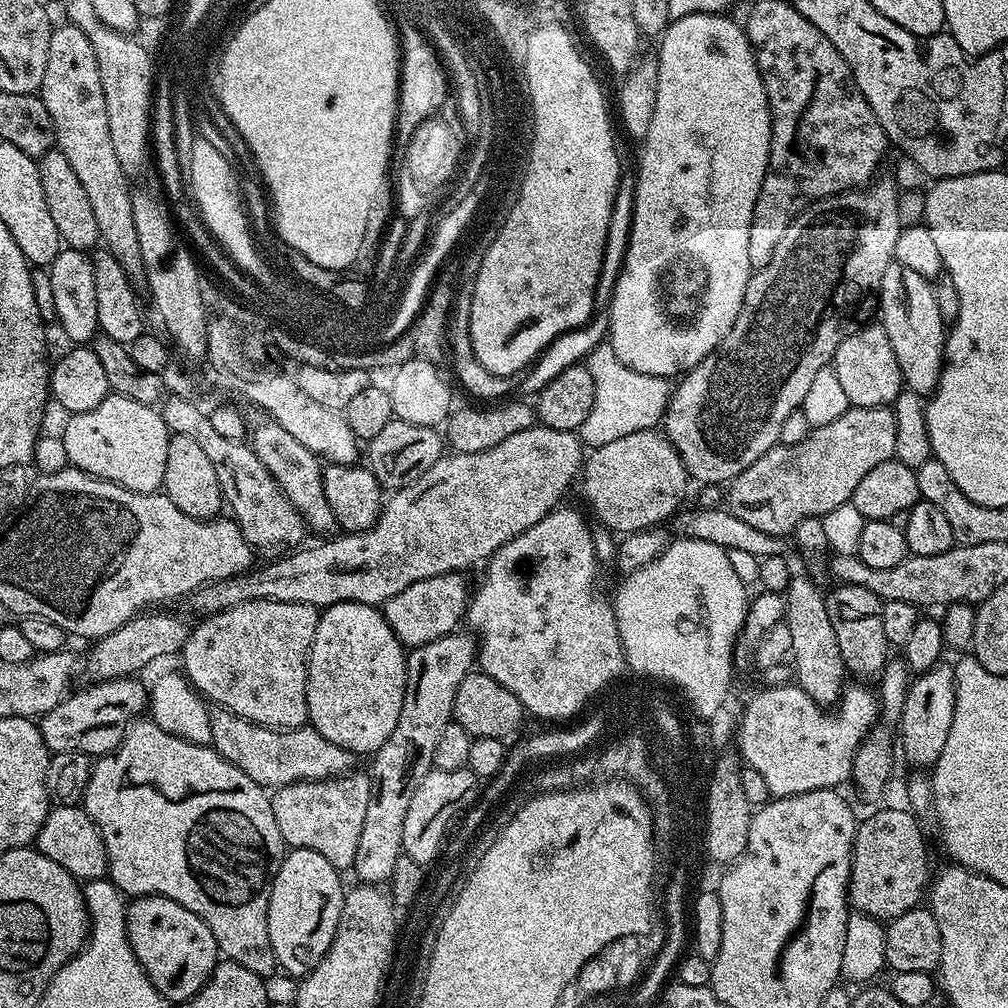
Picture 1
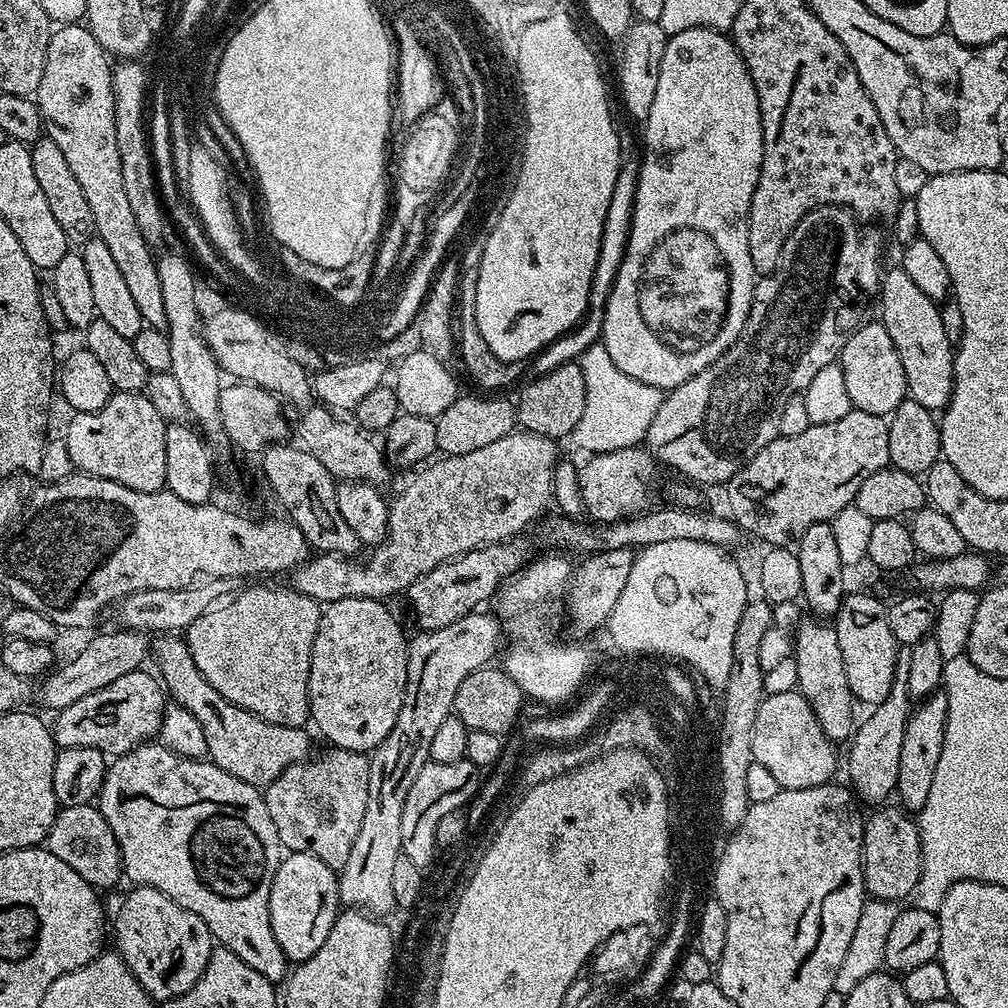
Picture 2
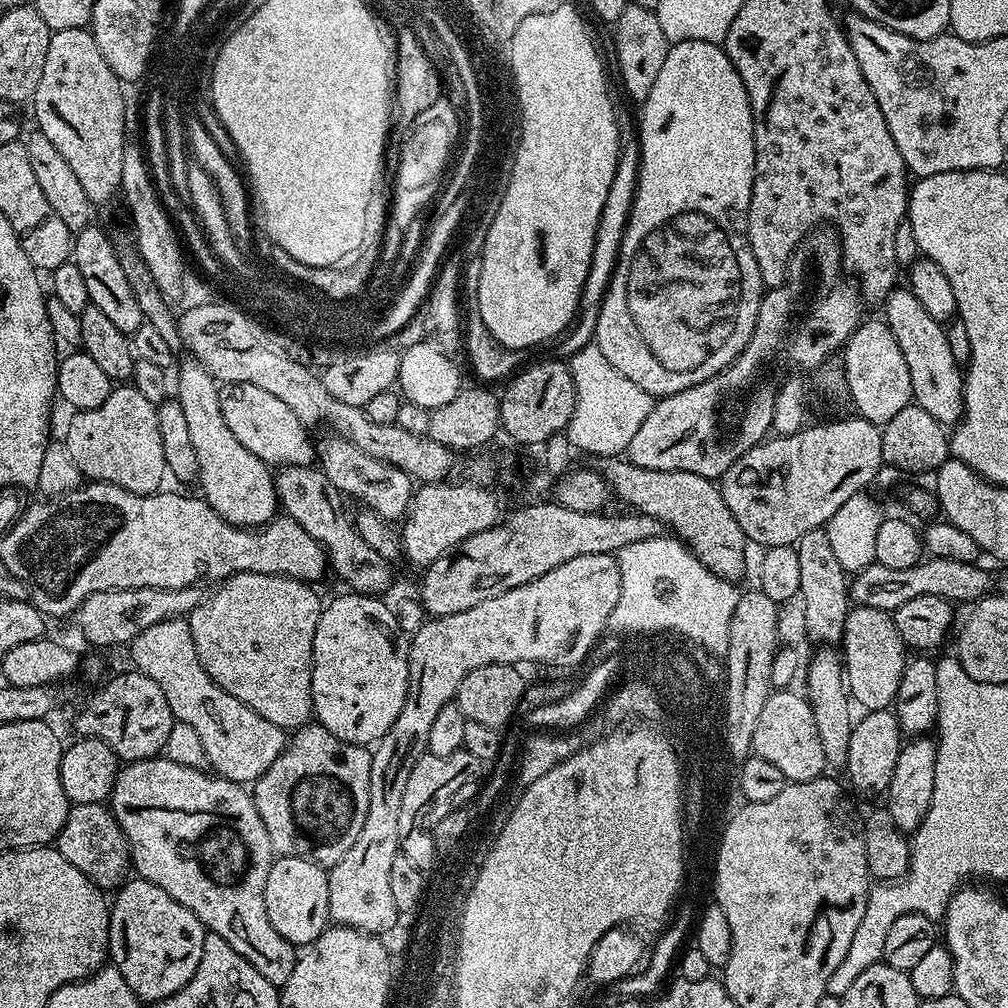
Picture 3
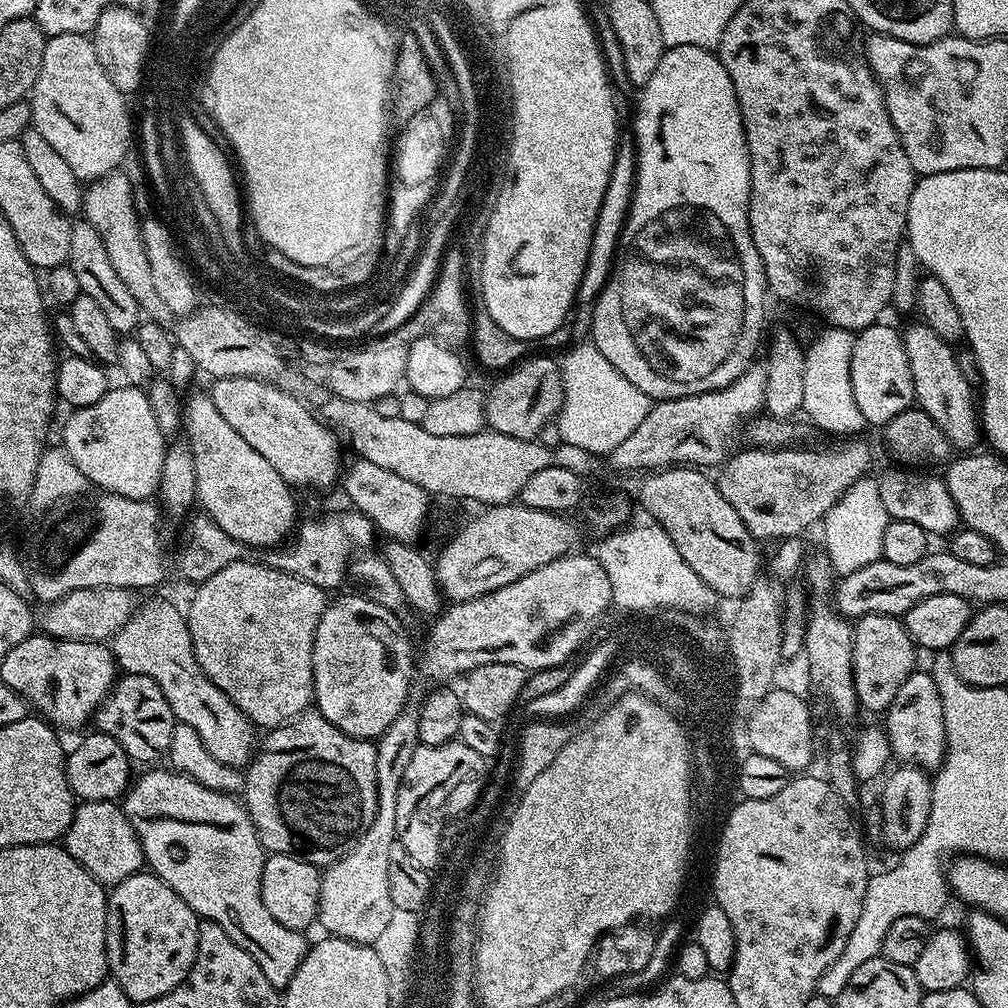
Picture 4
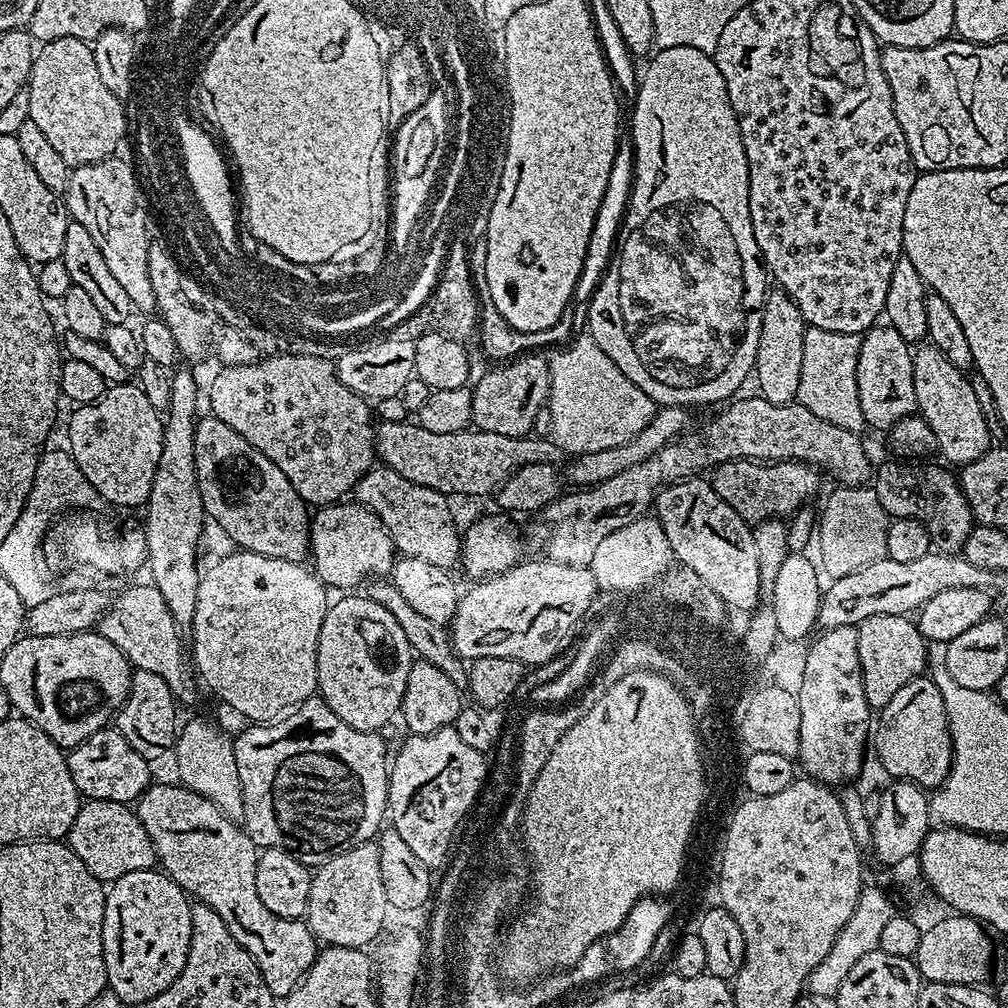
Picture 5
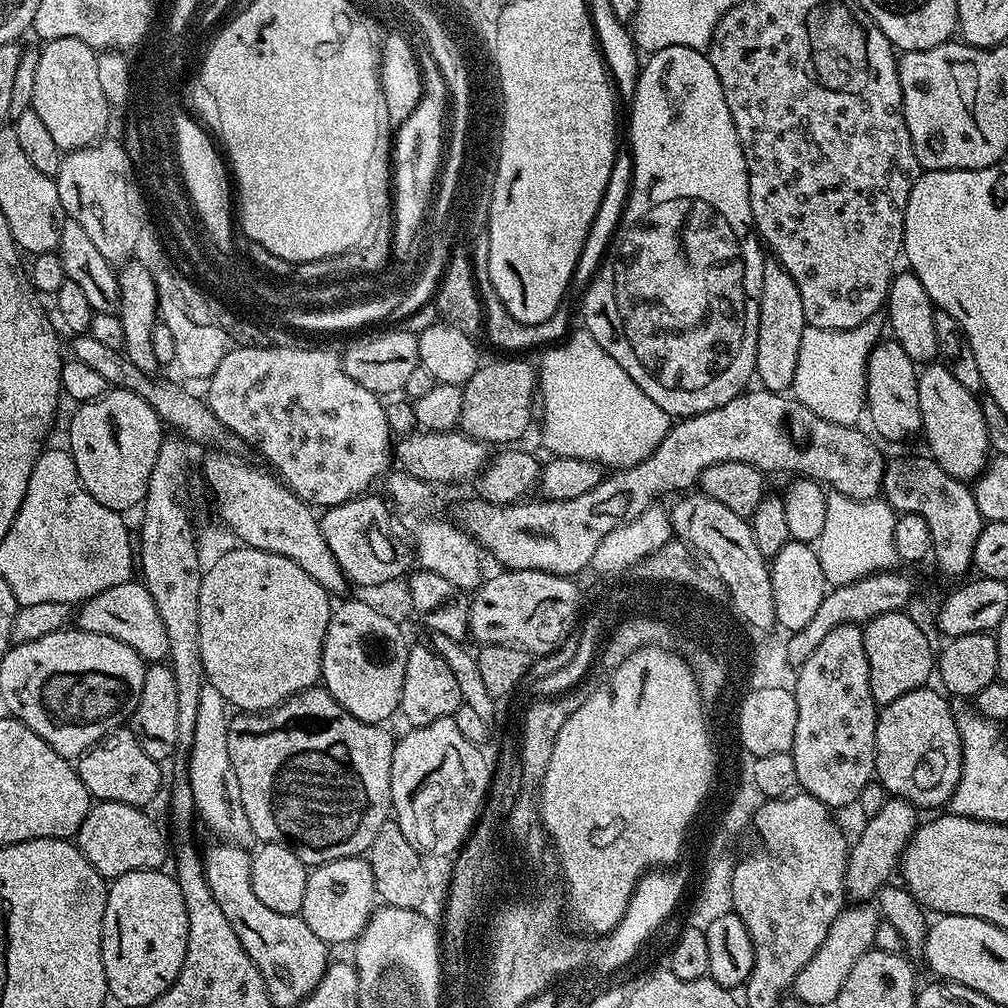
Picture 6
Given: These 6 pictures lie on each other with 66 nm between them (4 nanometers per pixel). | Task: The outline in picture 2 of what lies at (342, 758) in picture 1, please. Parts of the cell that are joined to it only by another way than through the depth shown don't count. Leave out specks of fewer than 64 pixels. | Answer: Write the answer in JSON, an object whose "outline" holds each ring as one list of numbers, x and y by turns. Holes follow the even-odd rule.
{"outline":[[164,634,157,640,160,641,154,644,154,660,156,656,164,671,162,684,171,703,190,710,190,714,198,718,198,726,202,726,202,734,206,734,207,759,226,770,226,774,234,774,234,778,242,778,242,782,263,790,282,774,282,770,309,759,313,749,307,727,278,726,258,718,250,710,234,706,234,702,222,698,222,694,202,678,202,670,194,666,187,639,176,634]]}

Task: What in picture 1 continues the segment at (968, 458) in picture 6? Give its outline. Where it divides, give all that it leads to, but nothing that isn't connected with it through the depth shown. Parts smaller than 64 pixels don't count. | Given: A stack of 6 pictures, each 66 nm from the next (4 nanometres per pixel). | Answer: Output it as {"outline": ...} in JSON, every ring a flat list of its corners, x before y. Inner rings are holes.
{"outline":[[894,262,882,274,878,323,886,330,890,346,894,346,894,358,898,358,900,378,906,388,923,398,931,397,944,369,946,339,946,326,942,314,938,314,938,302,934,302,932,284,922,274,914,274,914,270,906,270,906,266]]}

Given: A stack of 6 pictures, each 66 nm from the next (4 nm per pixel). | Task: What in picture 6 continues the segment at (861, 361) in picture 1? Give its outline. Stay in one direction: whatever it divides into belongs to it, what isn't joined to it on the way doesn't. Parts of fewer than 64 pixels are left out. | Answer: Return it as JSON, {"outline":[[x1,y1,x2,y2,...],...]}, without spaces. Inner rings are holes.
{"outline":[[884,338,873,346,868,359,866,416,872,419,871,431,881,441,904,440,921,431,917,375,917,364,910,358,910,354,906,354,906,350,902,350,897,340]]}

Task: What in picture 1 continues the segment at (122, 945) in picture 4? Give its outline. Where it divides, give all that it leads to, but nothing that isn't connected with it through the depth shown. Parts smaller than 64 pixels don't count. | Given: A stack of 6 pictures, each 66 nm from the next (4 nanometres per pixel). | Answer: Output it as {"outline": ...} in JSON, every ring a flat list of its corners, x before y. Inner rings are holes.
{"outline":[[138,896,127,905,126,930,128,931,128,941,150,982,164,999,178,1006,183,1000,194,998,202,986,212,977,218,963,218,949,214,934,210,934,210,926,198,914,186,910,178,902,174,902,165,896]]}

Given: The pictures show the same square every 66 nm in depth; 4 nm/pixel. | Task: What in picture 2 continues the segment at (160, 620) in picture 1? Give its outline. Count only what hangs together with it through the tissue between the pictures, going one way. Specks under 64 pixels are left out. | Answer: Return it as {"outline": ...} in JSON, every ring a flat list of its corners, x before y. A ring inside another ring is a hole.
{"outline":[[115,630,116,632,100,632,93,640,88,640,84,644,84,649,77,654,73,660,68,660,57,672,51,671,44,679,44,685,39,685,38,700,51,710,59,710,66,706,74,706,78,698,86,698,86,694,94,694,94,690,102,690,102,686,110,686,110,682,122,678,122,674,130,674,141,667,144,659,150,656,150,640,145,633,131,630]]}

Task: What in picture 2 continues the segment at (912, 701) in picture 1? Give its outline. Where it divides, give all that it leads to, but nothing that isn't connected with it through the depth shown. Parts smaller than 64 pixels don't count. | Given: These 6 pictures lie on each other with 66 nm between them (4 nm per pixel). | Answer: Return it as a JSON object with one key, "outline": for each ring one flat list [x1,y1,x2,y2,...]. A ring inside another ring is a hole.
{"outline":[[937,690,932,695,925,696,911,709,911,715,906,722,898,763,898,780,894,792,897,797,900,795,901,802,899,803,909,813,920,813,926,806,926,798,930,798,930,785,934,783,934,770,938,770,938,758,942,755,947,709,948,699,945,698,943,691]]}

